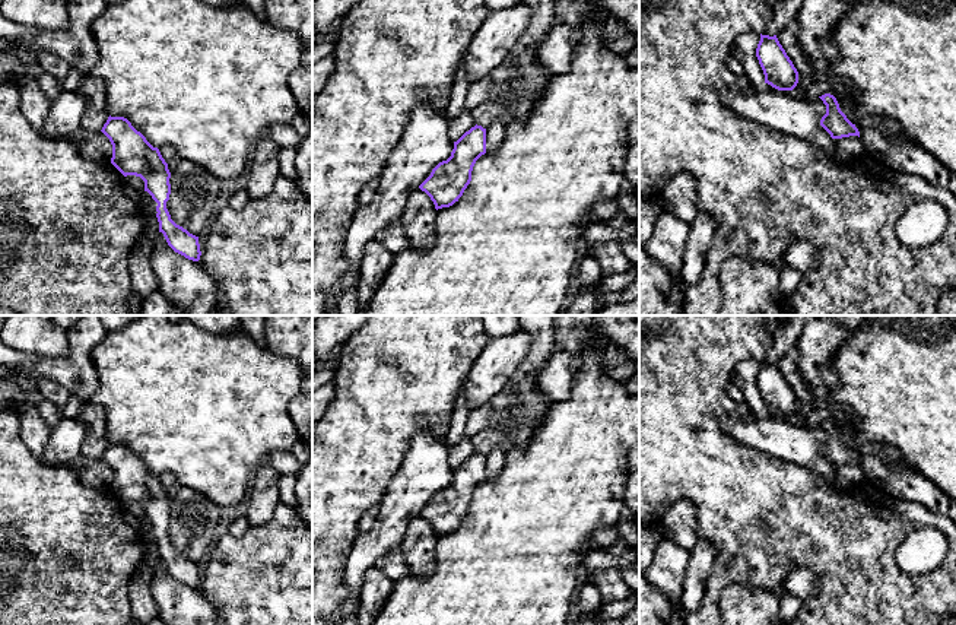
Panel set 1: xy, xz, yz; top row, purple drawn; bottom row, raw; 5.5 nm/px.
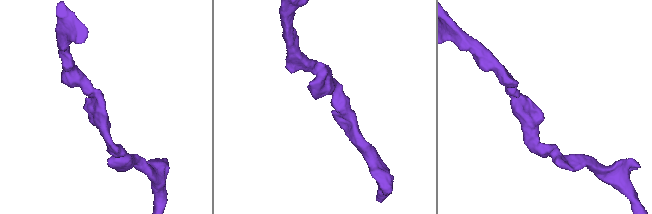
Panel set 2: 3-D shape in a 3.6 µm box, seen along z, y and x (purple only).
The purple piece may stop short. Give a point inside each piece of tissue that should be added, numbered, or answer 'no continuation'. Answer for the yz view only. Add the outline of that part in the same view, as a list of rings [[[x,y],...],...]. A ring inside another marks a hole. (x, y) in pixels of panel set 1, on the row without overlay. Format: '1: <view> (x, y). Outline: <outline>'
no continuation

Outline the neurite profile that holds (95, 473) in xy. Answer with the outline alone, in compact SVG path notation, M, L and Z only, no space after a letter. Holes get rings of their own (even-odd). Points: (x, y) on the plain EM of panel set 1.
M80 456L66 467L74 470L89 488L111 488L112 485L112 472L102 459L88 459Z

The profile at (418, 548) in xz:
M420 515L410 520L398 548L412 575L426 578L433 572L436 536L431 524Z

